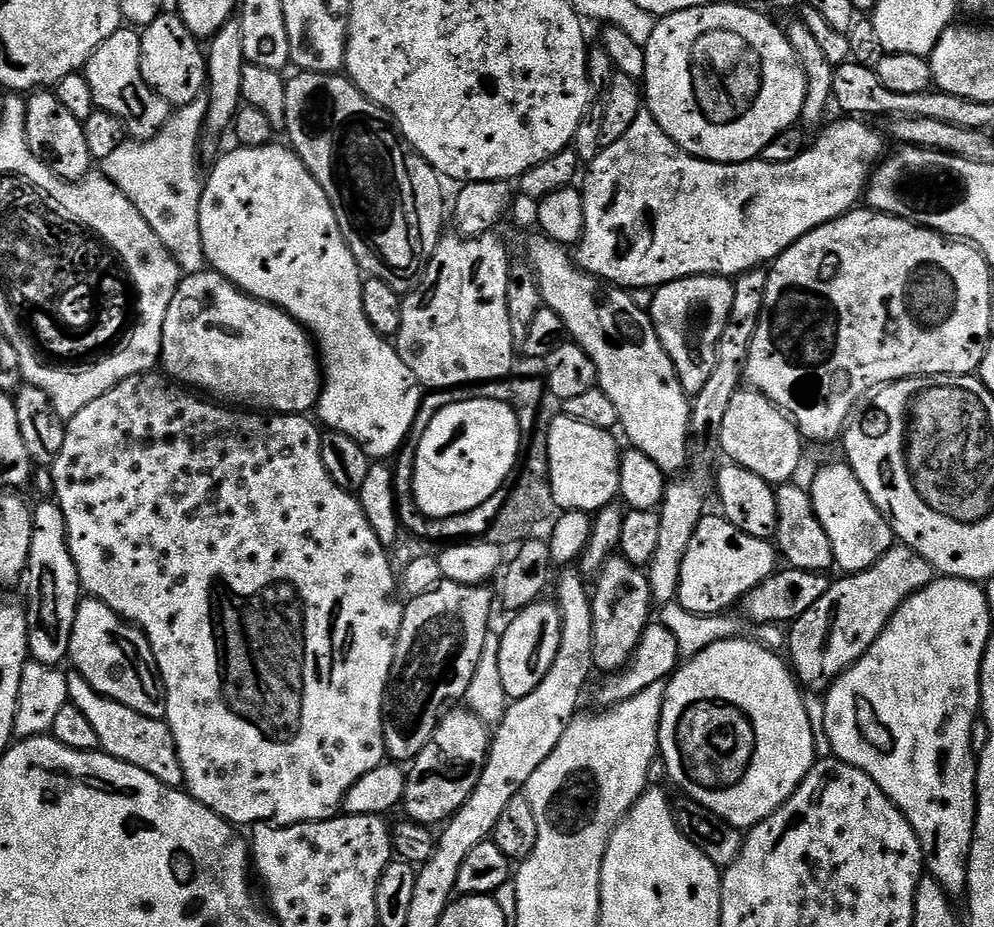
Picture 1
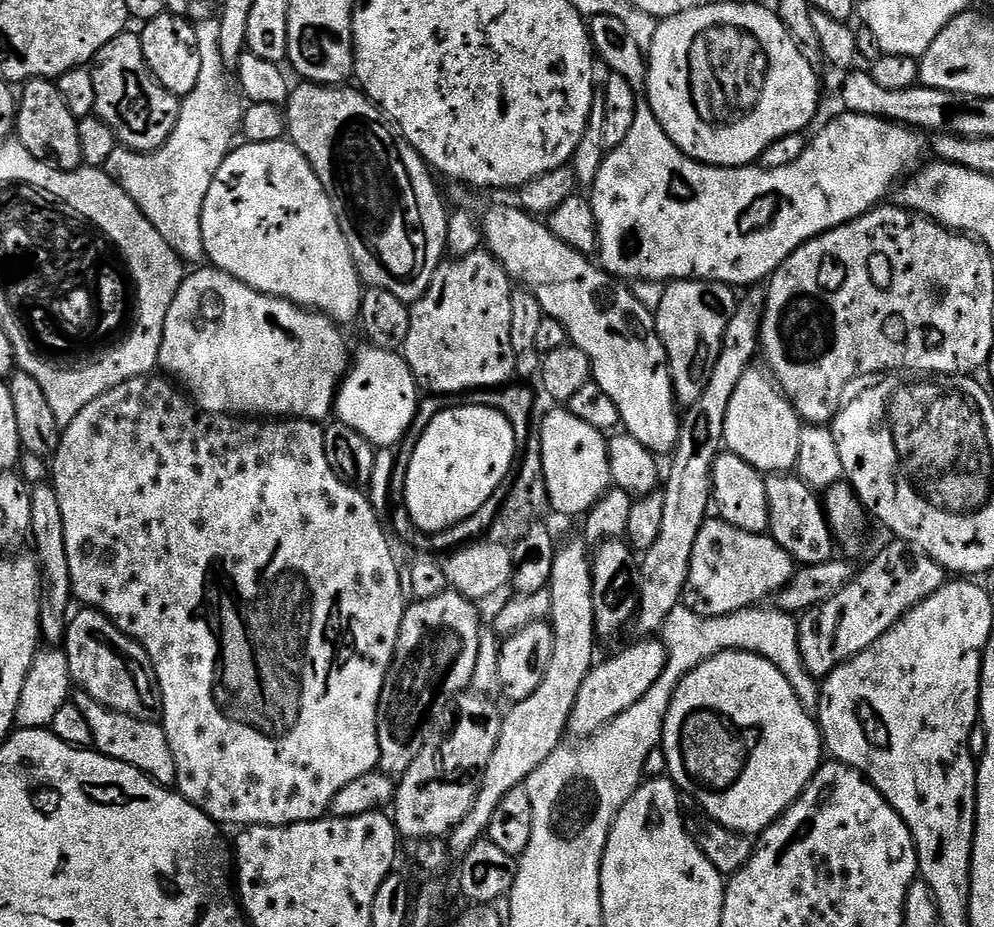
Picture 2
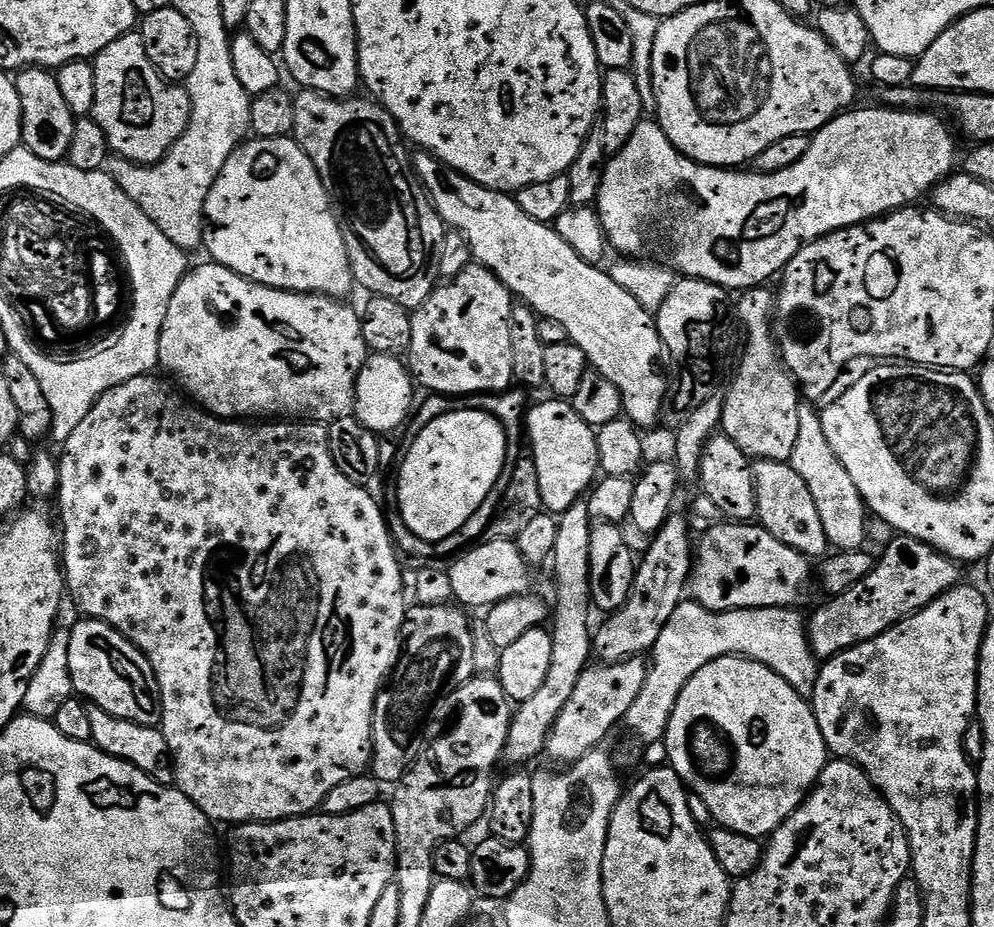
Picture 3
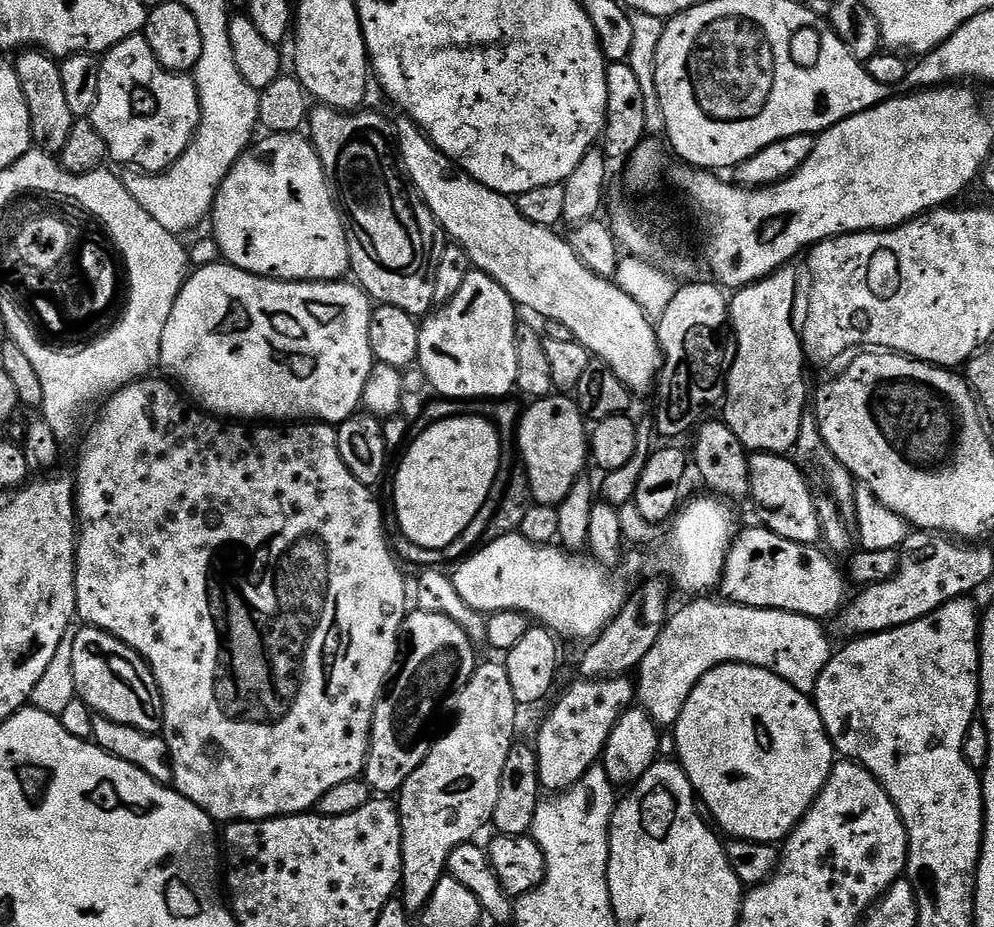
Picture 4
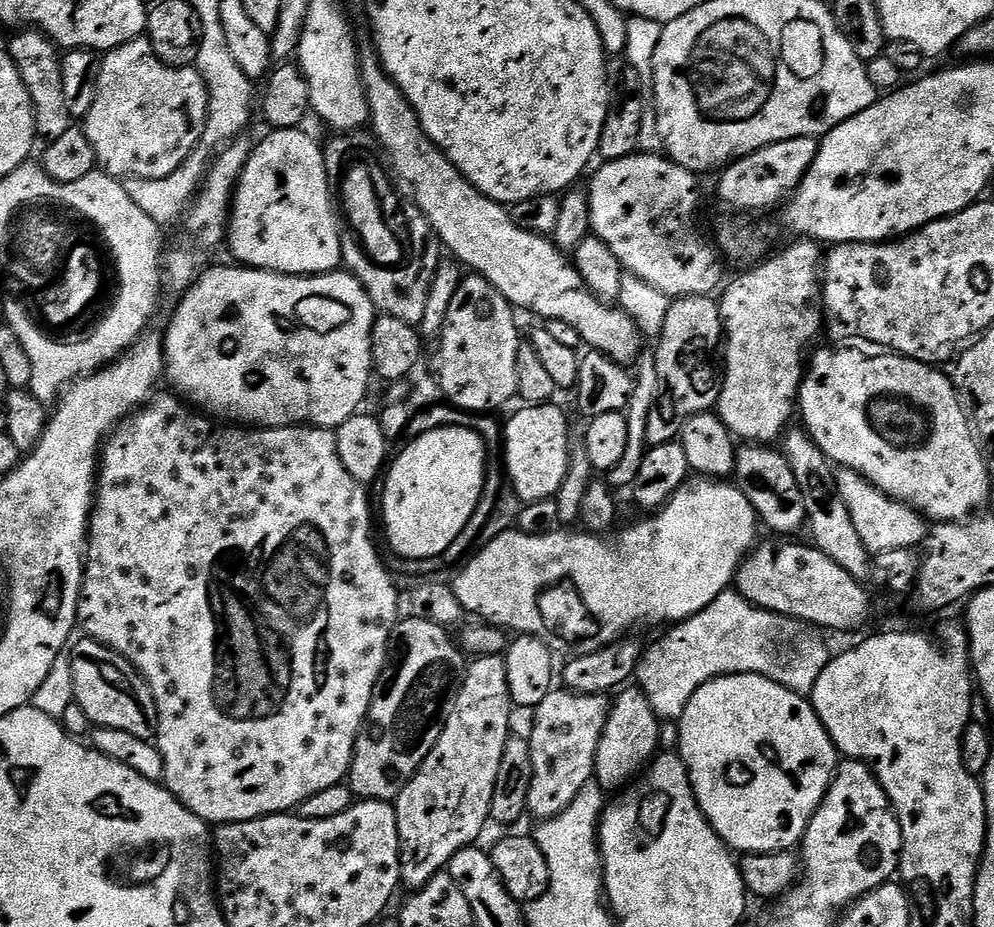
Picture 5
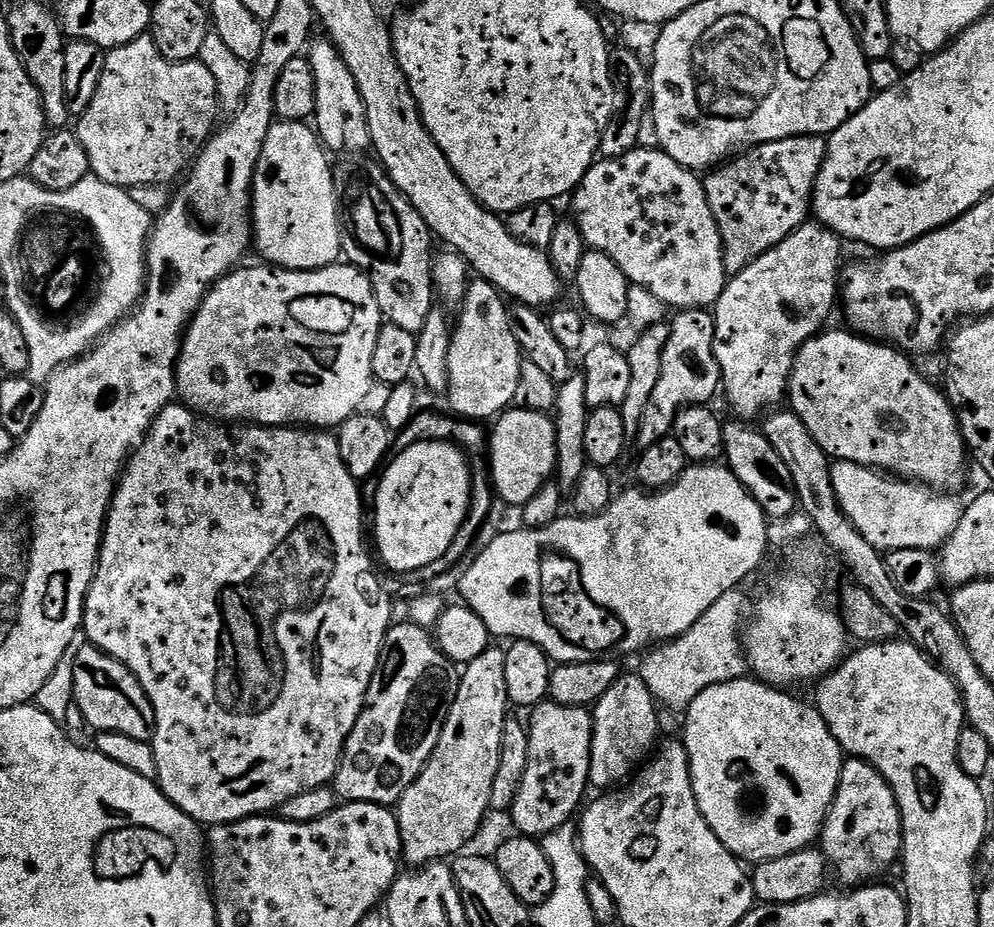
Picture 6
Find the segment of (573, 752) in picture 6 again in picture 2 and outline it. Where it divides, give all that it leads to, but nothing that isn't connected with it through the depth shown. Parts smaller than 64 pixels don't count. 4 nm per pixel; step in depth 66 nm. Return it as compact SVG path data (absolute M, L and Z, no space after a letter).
M640 638L637 644L621 650L617 656L609 660L601 659L593 664L590 674L586 674L586 682L578 690L578 698L574 698L574 710L568 719L567 731L573 737L593 736L598 730L606 727L618 714L630 710L634 702L638 702L662 678L662 670L666 670L668 651L660 638Z

